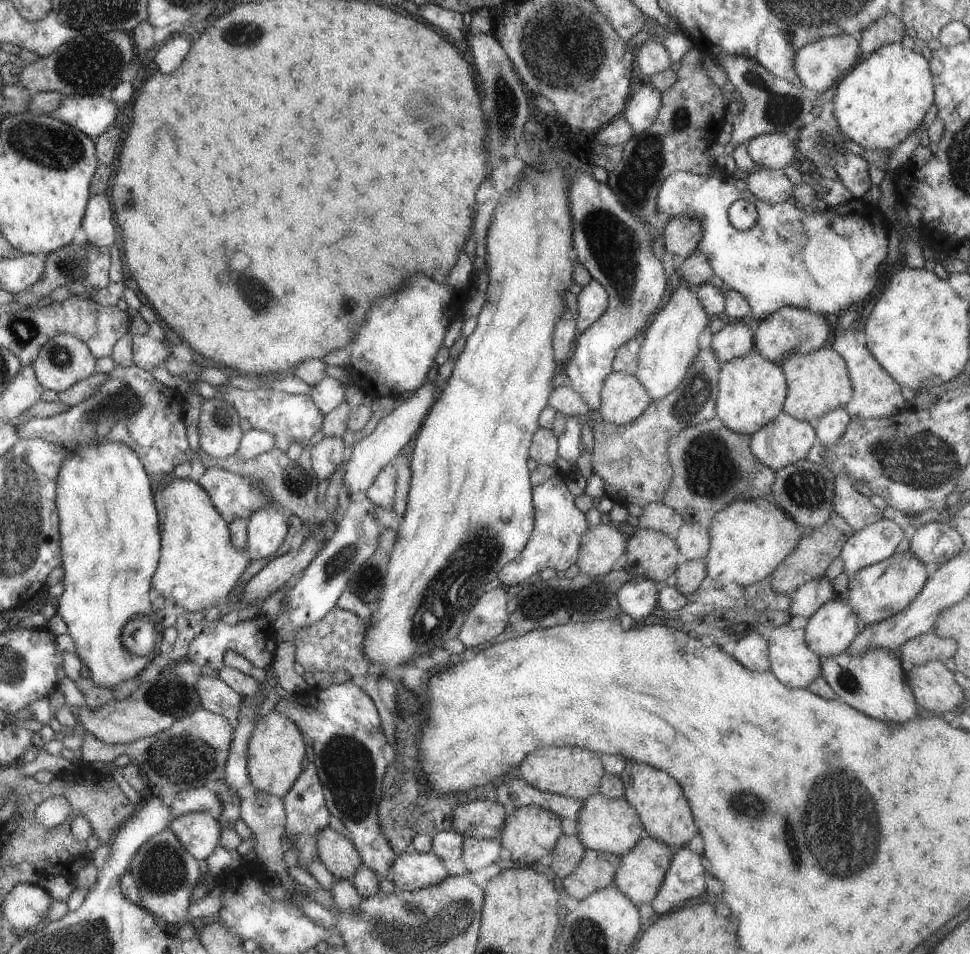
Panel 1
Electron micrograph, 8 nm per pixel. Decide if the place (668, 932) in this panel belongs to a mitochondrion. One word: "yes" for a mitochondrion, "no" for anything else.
no

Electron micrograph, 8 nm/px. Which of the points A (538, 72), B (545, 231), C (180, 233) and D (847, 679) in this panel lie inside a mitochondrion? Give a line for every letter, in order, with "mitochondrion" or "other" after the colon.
A: mitochondrion
B: other
C: other
D: mitochondrion

